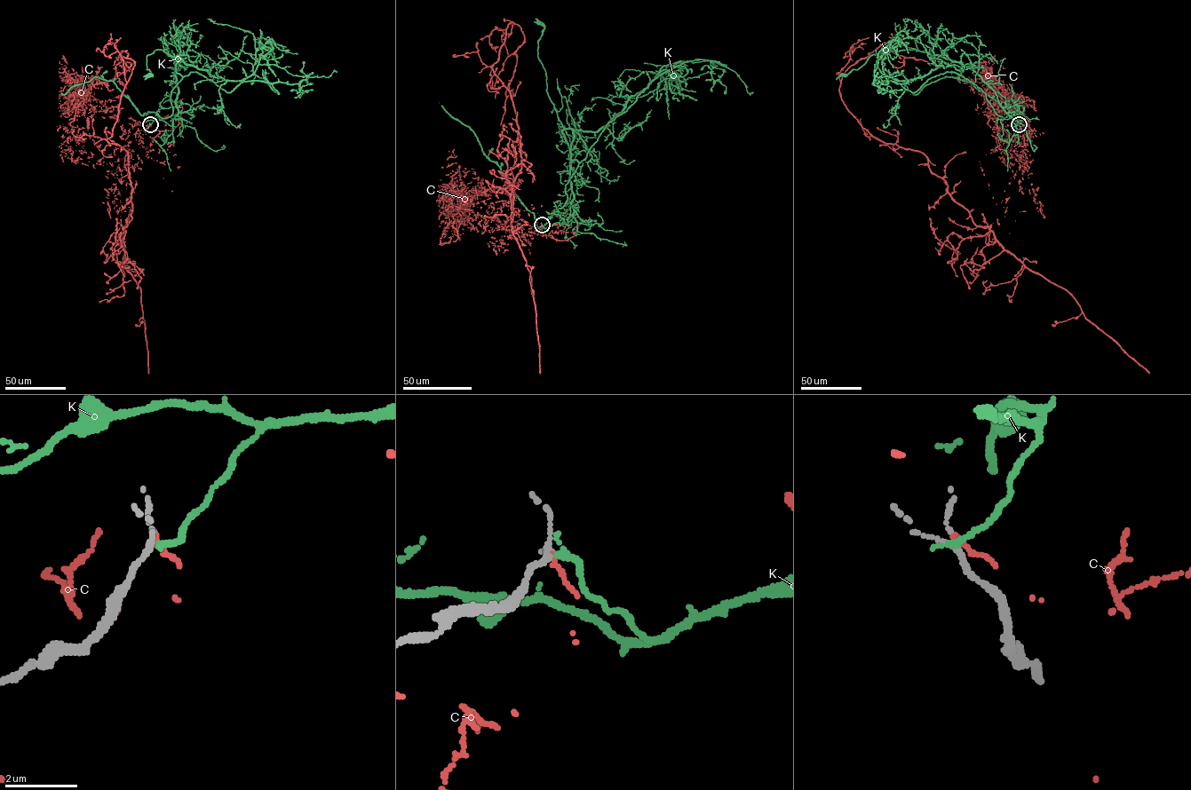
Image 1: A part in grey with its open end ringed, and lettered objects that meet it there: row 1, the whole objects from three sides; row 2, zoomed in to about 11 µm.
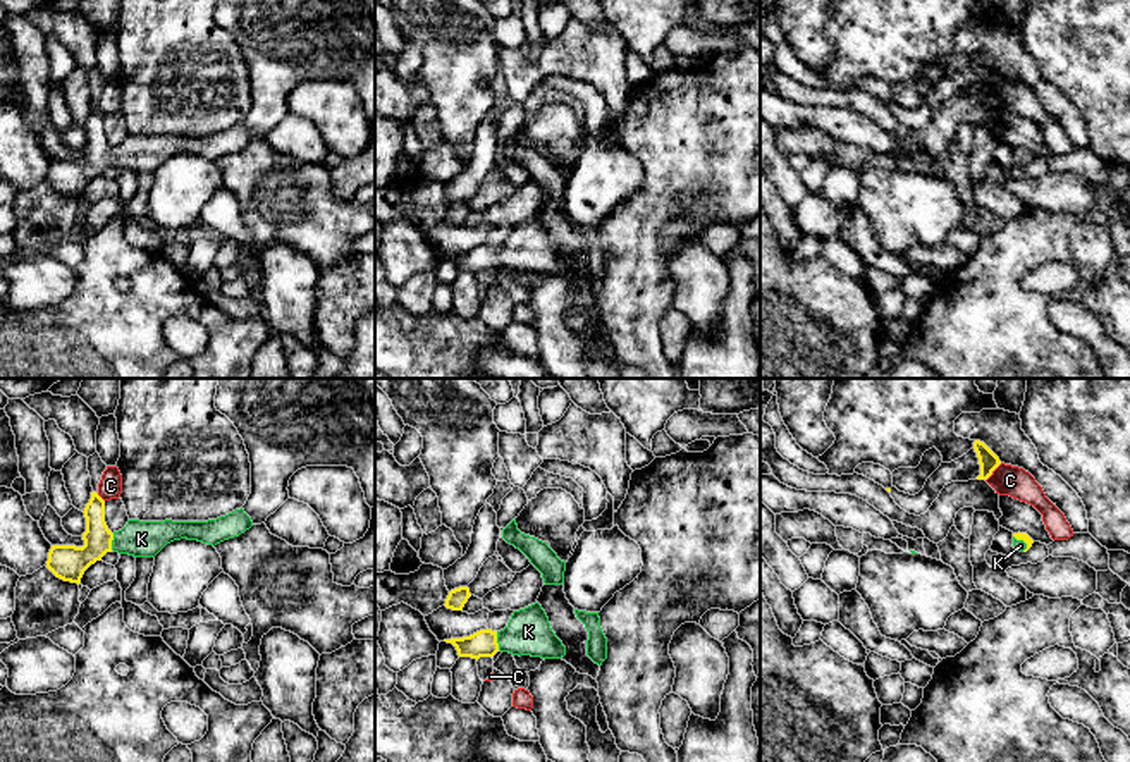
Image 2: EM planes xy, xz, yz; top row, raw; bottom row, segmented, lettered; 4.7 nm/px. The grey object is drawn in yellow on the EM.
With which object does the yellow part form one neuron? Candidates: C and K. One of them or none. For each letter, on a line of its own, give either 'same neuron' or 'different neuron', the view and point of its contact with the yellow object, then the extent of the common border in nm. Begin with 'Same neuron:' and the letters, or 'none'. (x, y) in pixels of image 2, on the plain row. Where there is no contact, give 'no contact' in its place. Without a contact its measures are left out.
Same neuron: K
C: different neuron; contact yz (993, 85); length 120 nm
K: same neuron; contact xz (496, 255); length 90 nm

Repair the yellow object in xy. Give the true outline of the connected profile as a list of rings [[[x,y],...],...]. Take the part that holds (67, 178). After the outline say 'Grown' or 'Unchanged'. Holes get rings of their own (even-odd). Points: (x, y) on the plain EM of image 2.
[[[91,107],[84,122],[84,160],[52,160],[46,182],[60,194],[81,198],[84,186],[101,175],[107,167],[129,169],[134,172],[155,172],[167,158],[181,153],[217,160],[239,151],[253,141],[244,124],[208,136],[139,136],[129,134],[119,146],[110,146],[105,138],[105,115]]]. Grown

